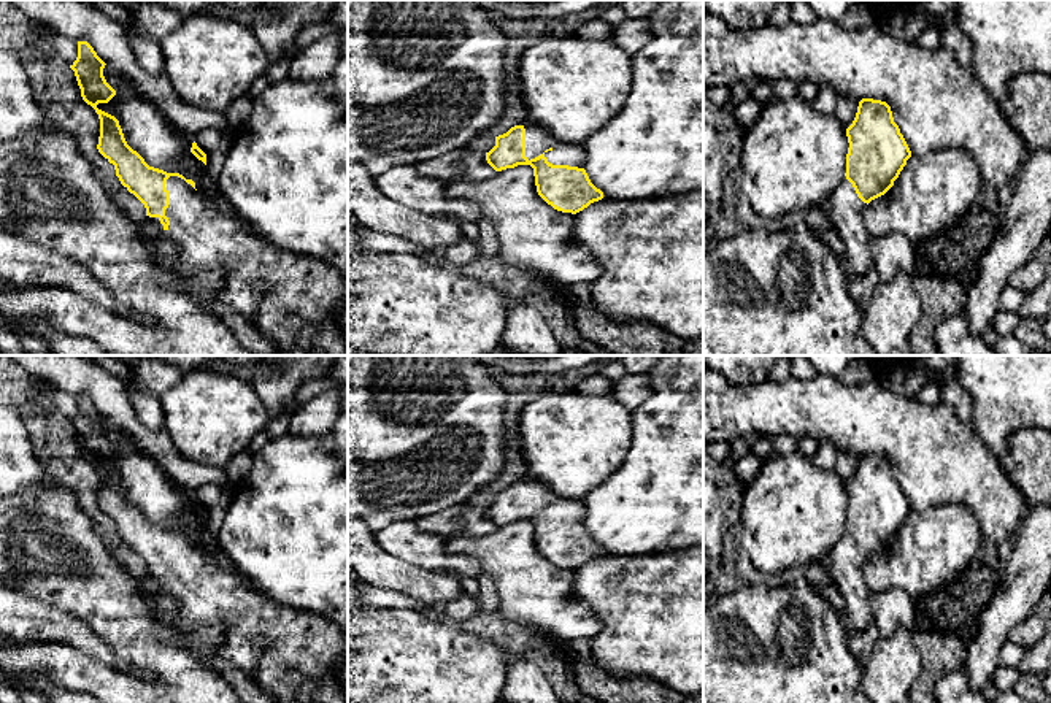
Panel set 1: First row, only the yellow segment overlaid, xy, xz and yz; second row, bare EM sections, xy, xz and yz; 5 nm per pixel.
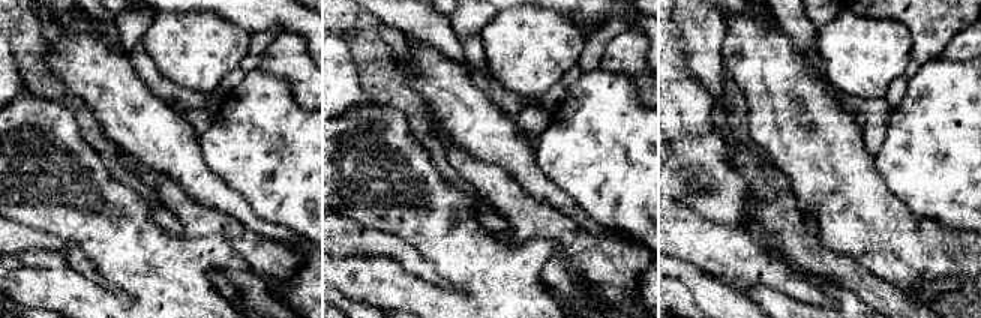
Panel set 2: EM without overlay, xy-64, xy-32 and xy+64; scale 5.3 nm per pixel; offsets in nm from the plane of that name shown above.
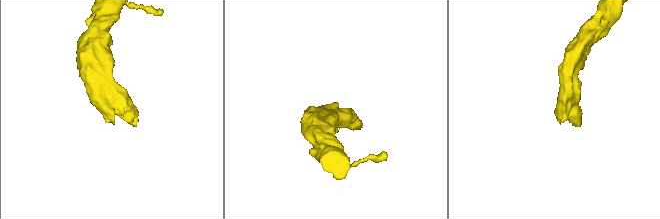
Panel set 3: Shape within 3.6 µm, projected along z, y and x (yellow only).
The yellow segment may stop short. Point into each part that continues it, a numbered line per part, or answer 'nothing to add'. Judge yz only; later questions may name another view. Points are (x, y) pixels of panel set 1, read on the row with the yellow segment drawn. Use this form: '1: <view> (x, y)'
1: yz (843, 207)

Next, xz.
1: xz (537, 138)

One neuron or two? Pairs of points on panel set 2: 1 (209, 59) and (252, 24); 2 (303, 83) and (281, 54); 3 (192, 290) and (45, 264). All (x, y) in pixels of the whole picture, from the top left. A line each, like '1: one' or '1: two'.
1: two
2: one
3: one

